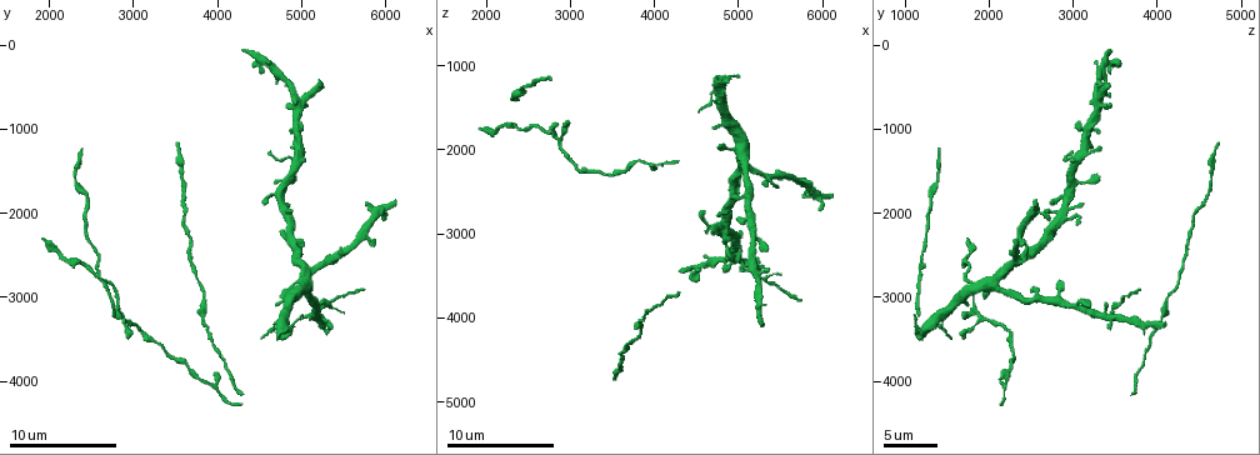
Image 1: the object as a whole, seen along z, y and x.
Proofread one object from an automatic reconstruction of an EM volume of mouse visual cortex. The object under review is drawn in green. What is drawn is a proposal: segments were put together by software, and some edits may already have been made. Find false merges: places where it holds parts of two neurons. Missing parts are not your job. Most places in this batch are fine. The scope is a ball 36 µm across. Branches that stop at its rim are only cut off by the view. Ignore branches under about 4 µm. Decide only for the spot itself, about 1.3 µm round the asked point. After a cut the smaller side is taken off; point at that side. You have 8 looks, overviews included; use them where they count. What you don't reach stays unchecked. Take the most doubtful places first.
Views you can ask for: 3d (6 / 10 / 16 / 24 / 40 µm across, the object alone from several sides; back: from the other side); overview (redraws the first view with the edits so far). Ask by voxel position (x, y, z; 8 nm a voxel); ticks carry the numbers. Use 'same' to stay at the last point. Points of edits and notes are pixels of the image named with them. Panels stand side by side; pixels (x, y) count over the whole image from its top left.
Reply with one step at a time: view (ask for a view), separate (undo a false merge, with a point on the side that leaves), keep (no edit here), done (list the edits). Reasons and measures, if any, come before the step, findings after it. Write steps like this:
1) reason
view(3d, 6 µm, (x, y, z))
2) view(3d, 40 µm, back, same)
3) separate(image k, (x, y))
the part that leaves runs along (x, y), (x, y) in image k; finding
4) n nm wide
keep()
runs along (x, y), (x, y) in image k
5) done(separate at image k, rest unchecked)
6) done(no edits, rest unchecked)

thin arm on a thick one
view(3d, 6 µm, (5150, 3200, 3400))

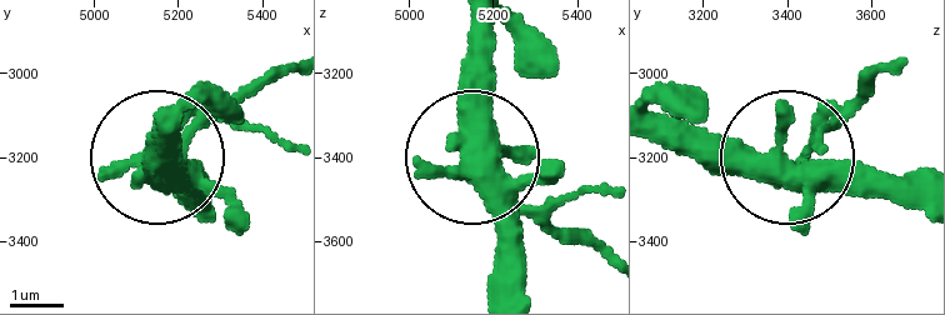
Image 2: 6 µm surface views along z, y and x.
side arm 7 µm
separate(image 2, (541, 216))
a second neuron is stuck on

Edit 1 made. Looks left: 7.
view(3d, 16 µm, (4850, 2950, 1700))

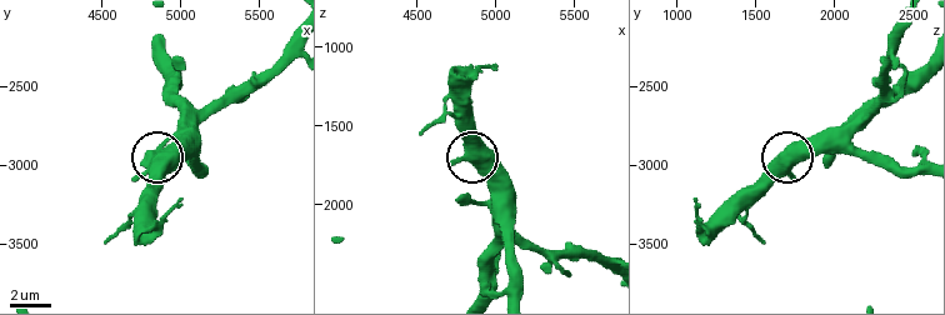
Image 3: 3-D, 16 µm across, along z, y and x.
view(3d, 16 µm, back, (4840, 2940, 1700))

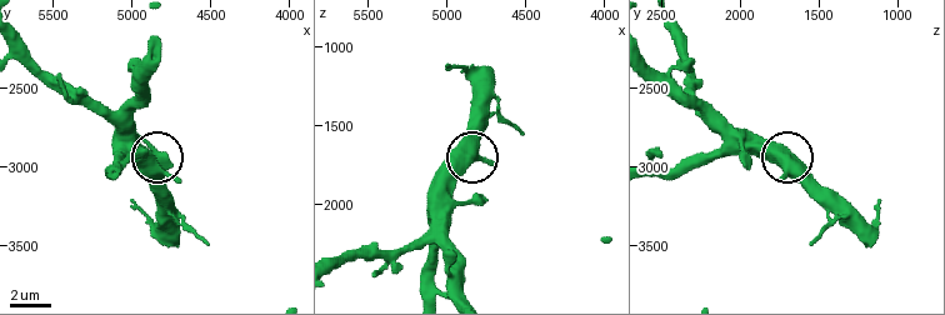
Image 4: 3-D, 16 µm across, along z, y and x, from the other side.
550 nm wide
keep()
all the same neuron

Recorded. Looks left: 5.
a narrow waist
view(3d, 6 µm, (3650, 2350, 4350))

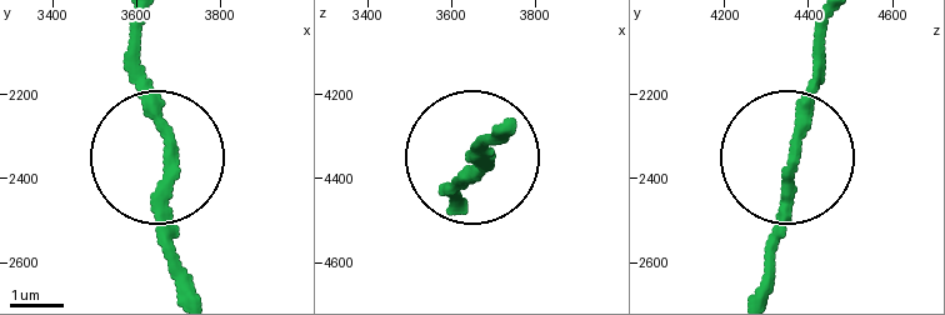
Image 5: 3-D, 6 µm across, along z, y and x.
view(3d, 6 µm, back, (3680, 2355, 4365))

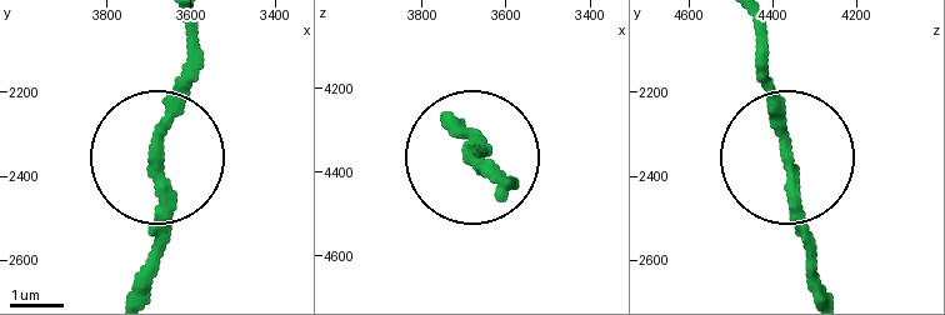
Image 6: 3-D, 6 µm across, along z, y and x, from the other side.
210 nm wide
keep()
one neuron here

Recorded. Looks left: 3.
calibre changes
view(3d, 6 µm, (3850, 3000, 4100))

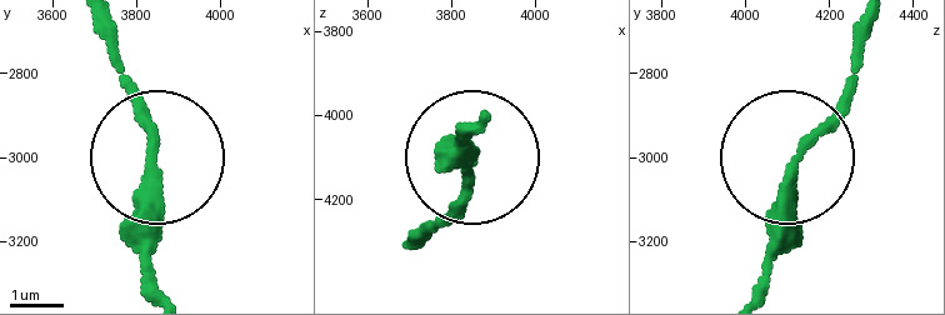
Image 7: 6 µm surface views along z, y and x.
keep()
continuous, no second neuron

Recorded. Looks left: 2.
done(separate at image 2, rest unchecked)

